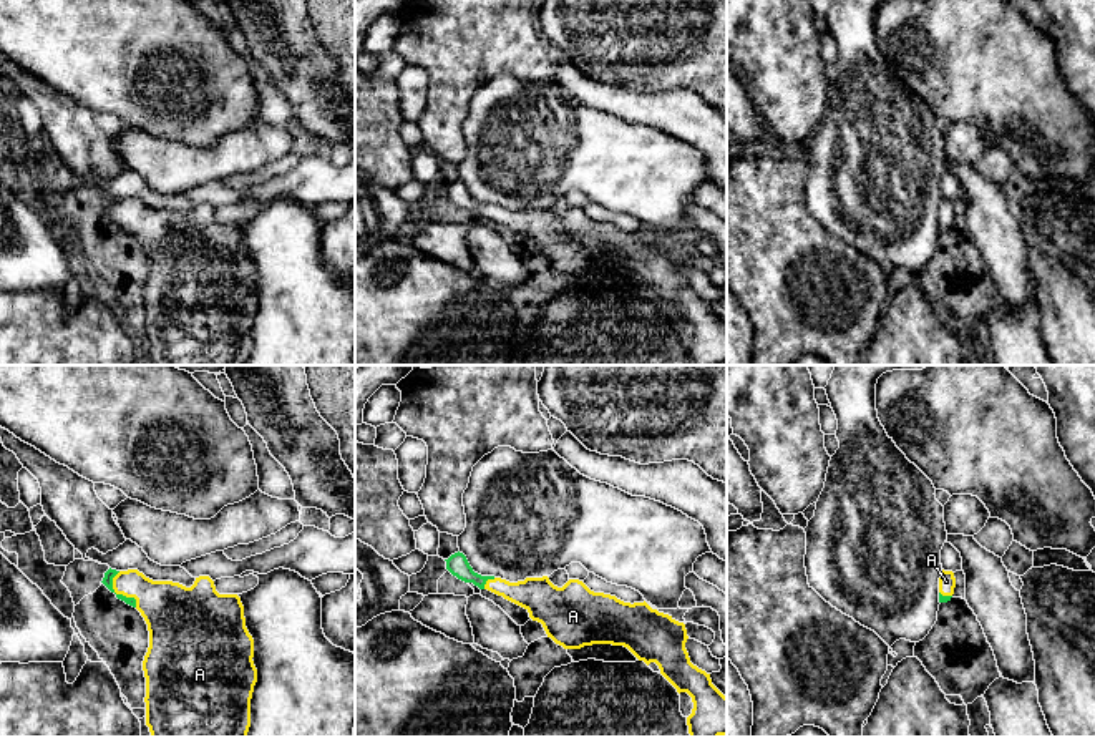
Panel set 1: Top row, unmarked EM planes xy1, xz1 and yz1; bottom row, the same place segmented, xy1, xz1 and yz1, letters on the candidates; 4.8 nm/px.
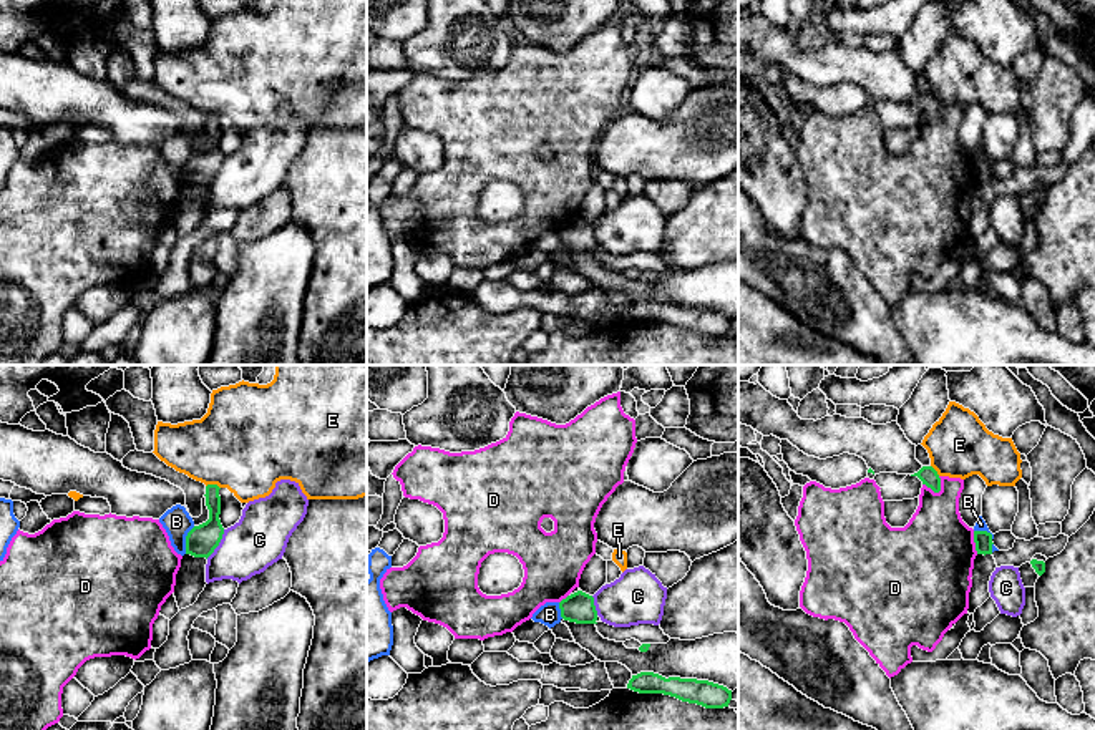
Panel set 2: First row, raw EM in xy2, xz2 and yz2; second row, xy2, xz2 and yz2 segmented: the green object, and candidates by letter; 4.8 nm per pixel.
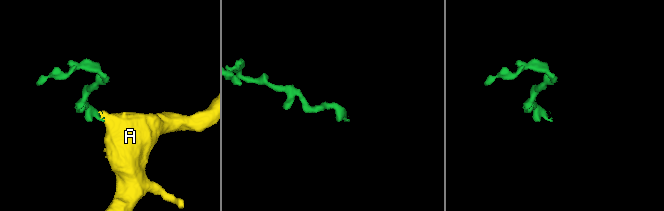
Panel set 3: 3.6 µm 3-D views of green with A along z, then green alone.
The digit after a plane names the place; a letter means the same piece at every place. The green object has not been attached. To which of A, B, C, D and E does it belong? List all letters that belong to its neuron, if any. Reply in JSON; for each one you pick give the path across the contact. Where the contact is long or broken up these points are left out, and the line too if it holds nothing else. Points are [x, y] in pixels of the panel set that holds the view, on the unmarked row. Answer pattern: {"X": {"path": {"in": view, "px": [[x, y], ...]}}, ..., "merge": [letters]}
{"A": {"path": {"in": "xy1", "px": [[108, 204], [118, 223], [146, 223], [168, 236]]}}, "merge": ["A"]}

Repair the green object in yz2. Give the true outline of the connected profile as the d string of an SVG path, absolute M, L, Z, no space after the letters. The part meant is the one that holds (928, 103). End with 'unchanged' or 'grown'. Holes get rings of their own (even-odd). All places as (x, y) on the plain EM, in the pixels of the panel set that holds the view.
M922 95L917 101L911 105L917 105L922 110L922 113L931 116L934 121L941 119L941 106L932 95Z | unchanged

